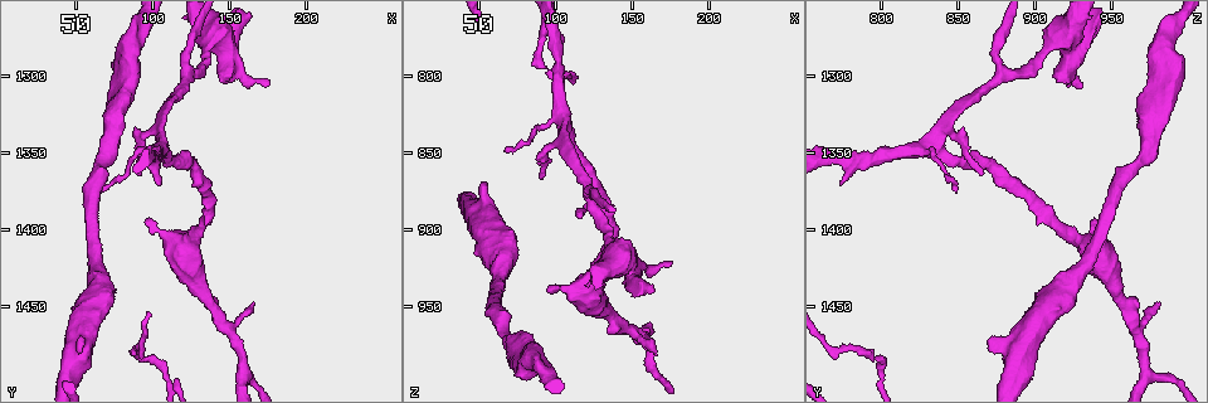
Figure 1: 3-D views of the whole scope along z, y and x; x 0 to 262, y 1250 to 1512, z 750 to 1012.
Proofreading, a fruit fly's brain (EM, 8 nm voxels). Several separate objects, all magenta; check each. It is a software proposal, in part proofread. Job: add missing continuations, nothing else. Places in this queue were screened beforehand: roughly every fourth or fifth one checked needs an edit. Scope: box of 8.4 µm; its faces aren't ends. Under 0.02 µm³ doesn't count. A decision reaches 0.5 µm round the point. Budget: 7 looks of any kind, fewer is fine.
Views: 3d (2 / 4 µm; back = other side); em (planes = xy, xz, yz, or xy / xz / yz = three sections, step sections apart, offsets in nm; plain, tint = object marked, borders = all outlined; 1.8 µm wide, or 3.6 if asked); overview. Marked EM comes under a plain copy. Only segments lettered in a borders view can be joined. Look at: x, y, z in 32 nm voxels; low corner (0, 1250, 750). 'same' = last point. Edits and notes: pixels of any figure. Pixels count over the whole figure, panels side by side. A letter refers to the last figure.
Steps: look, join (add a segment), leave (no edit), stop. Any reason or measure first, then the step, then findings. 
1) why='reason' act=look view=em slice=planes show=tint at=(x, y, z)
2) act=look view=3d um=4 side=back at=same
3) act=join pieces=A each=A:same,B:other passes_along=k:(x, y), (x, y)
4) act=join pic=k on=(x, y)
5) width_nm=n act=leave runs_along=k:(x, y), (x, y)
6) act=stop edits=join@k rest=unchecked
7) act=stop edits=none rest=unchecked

act=look view=em slice=yz step=8 show=borders at=(50, 1472, 872)

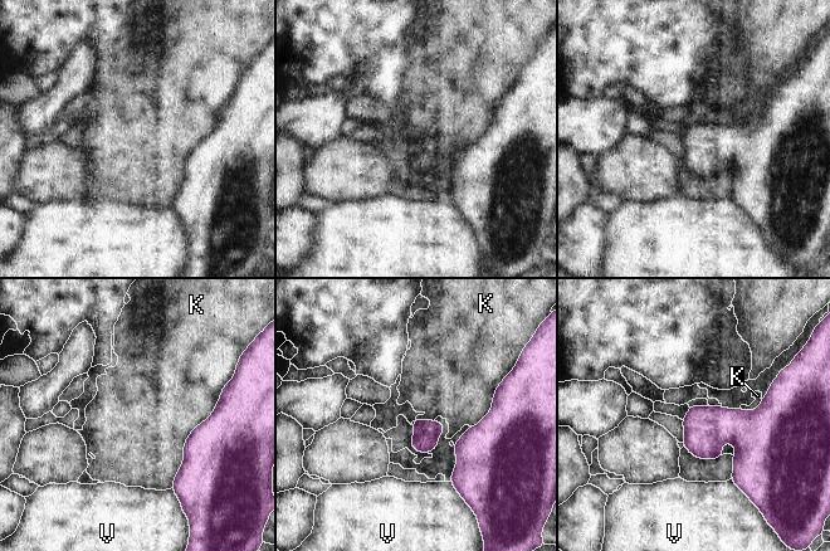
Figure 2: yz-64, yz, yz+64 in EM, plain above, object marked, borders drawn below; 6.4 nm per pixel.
act=leave each=K:other,V:other border=2:(219, 398), (185, 440), (171, 487) found='no lettered segment goes on from it'

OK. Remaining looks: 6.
why='an open end' act=look view=3d um=4 at=(94, 1394, 938)

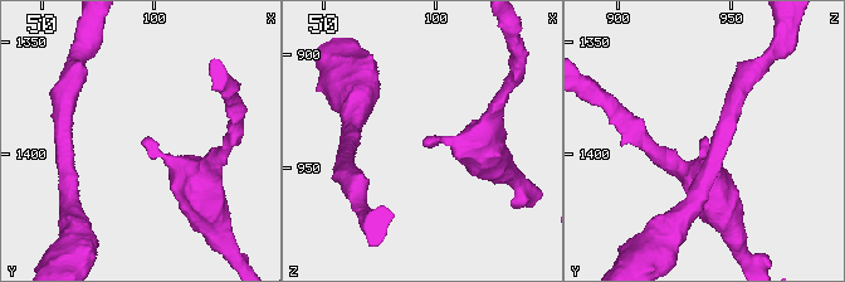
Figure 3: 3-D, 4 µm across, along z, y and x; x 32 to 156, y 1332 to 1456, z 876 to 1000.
why='now the EM' act=look view=em slice=yz step=16 show=tint at=(95, 1396, 941)

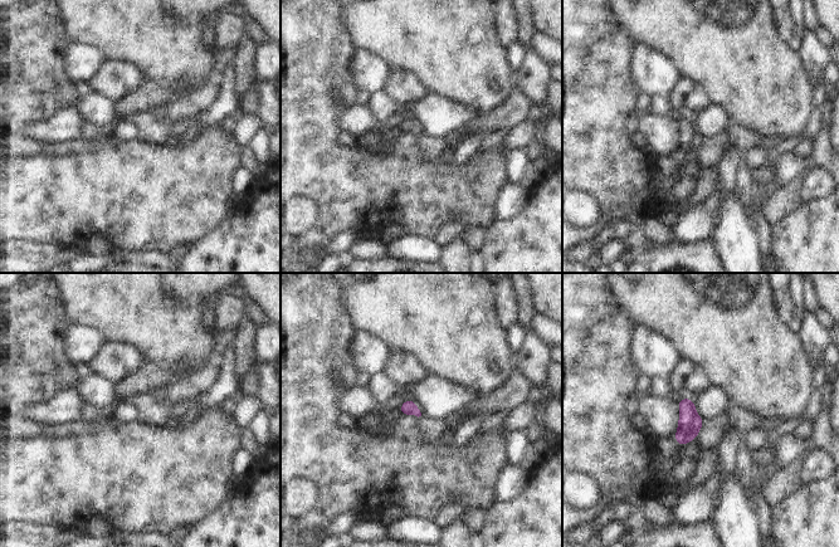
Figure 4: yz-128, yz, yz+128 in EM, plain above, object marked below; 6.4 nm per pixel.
act=look view=em slice=planes show=borders at=same

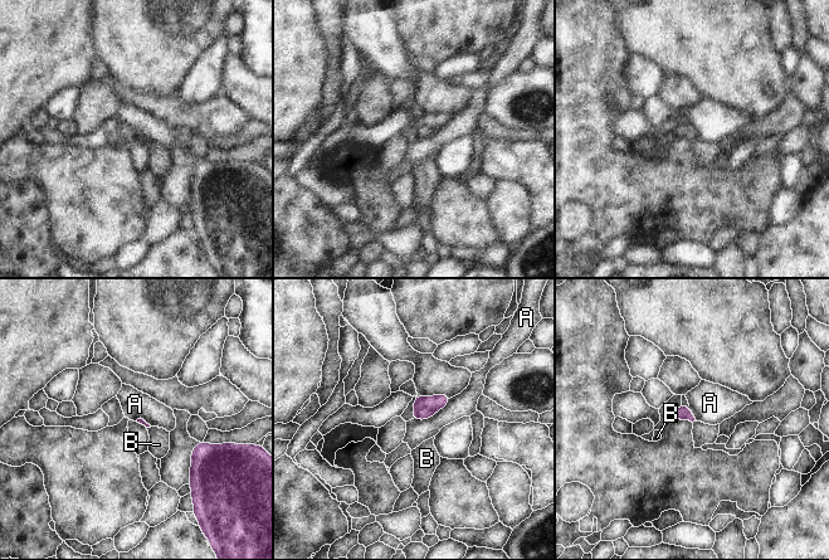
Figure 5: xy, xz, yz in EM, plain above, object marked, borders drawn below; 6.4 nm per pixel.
act=leave each=A:other,B:other border=5:(450, 398), (430, 417), (413, 419) found='none of them fits'

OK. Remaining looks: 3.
why='branch stops here' act=look view=em slice=planes show=borders at=(176, 1304, 920)

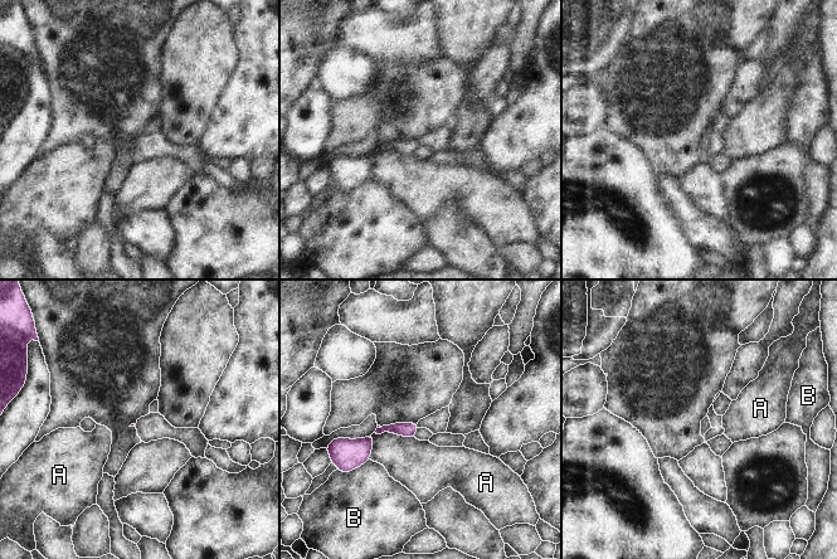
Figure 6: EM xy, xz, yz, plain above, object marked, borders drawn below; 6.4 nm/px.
act=leave each=A:other,B:other border=6:(374, 432), (393, 432), (414, 438) found='none of them fits'

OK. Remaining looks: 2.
act=stop edits=none rest=unchecked

